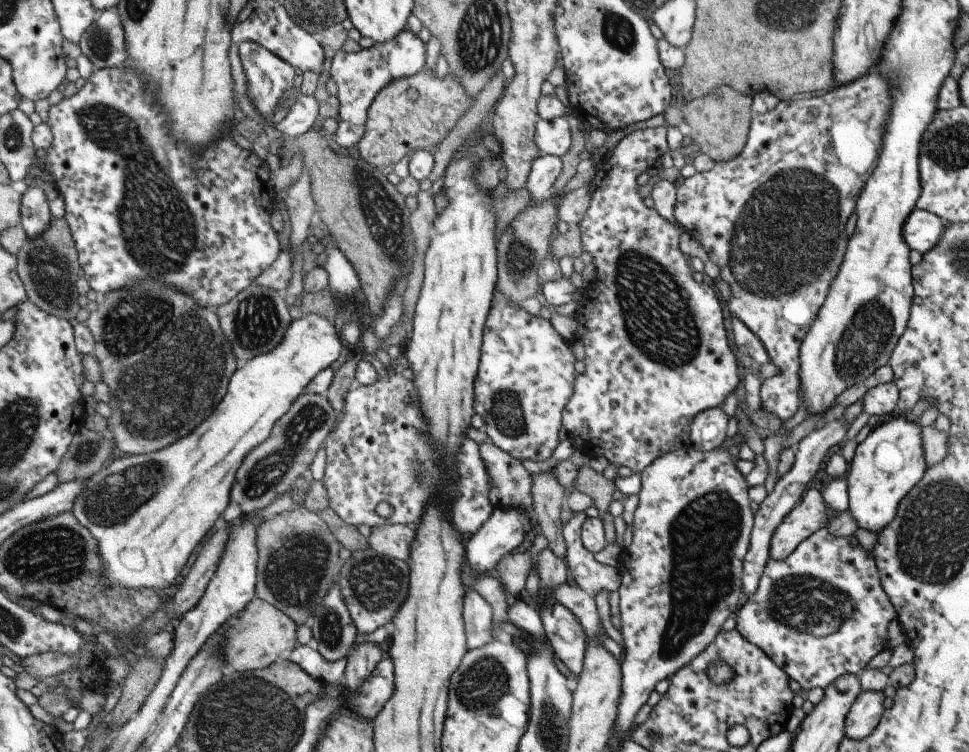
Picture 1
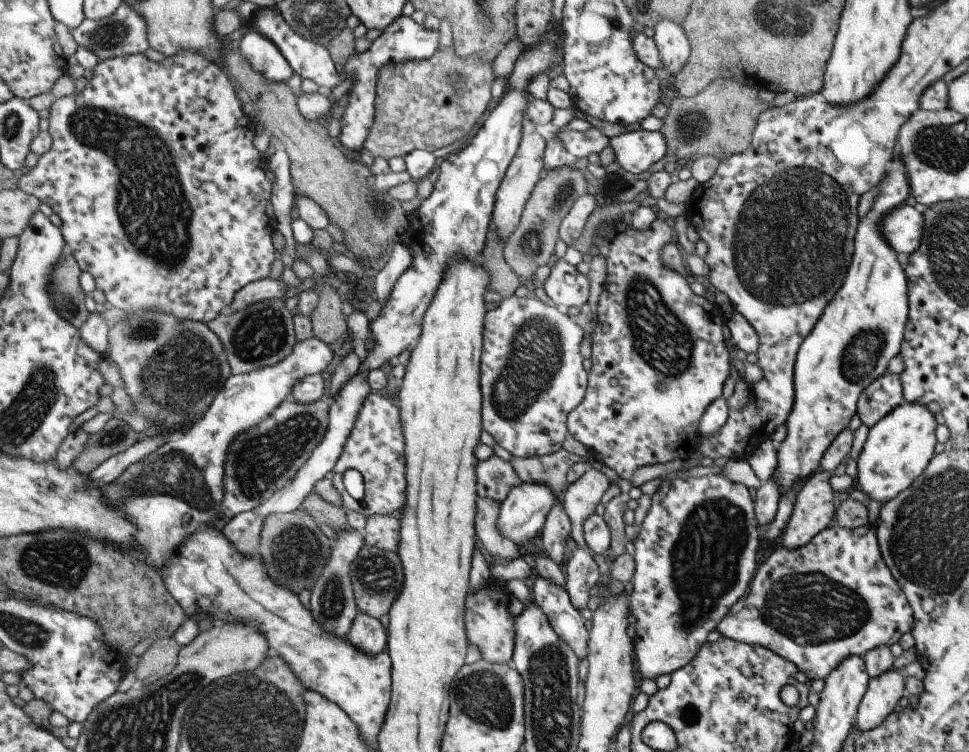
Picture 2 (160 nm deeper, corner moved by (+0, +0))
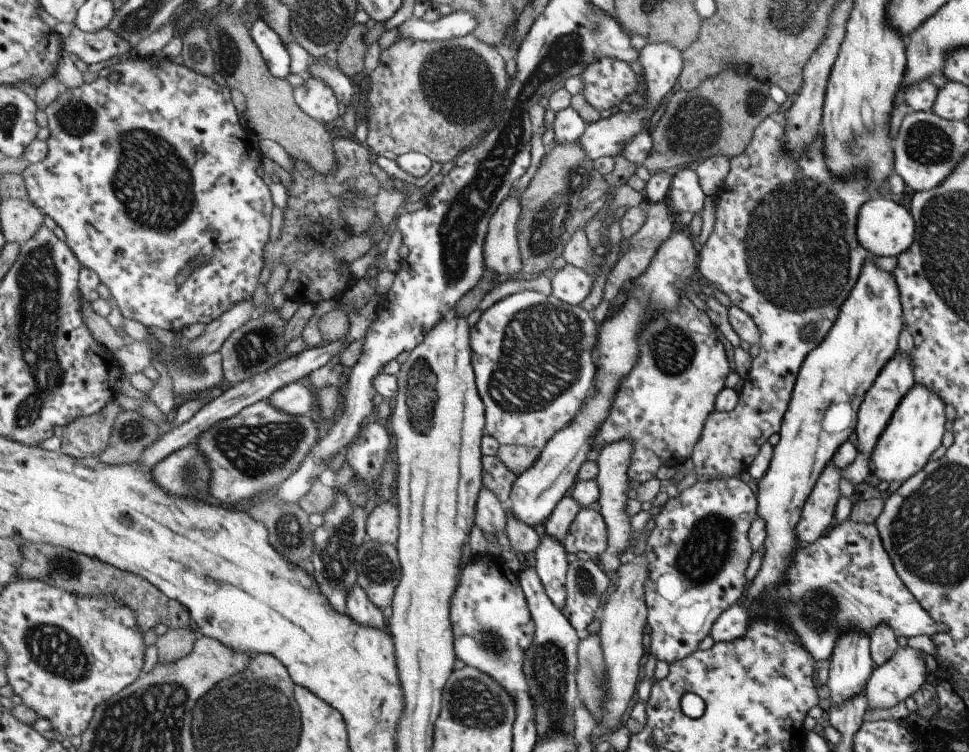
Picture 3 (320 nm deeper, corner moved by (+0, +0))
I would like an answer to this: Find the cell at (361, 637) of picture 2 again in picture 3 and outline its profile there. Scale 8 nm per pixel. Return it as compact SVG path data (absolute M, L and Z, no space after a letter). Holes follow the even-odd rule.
M358 582L348 594L346 612L364 625L381 627L385 624L383 609L371 600L367 591Z

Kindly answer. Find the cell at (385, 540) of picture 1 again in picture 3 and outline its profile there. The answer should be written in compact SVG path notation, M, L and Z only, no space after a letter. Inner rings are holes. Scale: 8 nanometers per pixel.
M395 500L381 503L370 513L367 521L367 539L397 545L399 526L399 508L395 506Z

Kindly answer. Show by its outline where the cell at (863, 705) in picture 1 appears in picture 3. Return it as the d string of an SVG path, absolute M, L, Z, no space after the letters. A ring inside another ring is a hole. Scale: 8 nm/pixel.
M908 645L897 647L897 650L883 664L873 666L869 678L864 686L867 708L889 708L912 694L925 682L928 672L921 651Z

